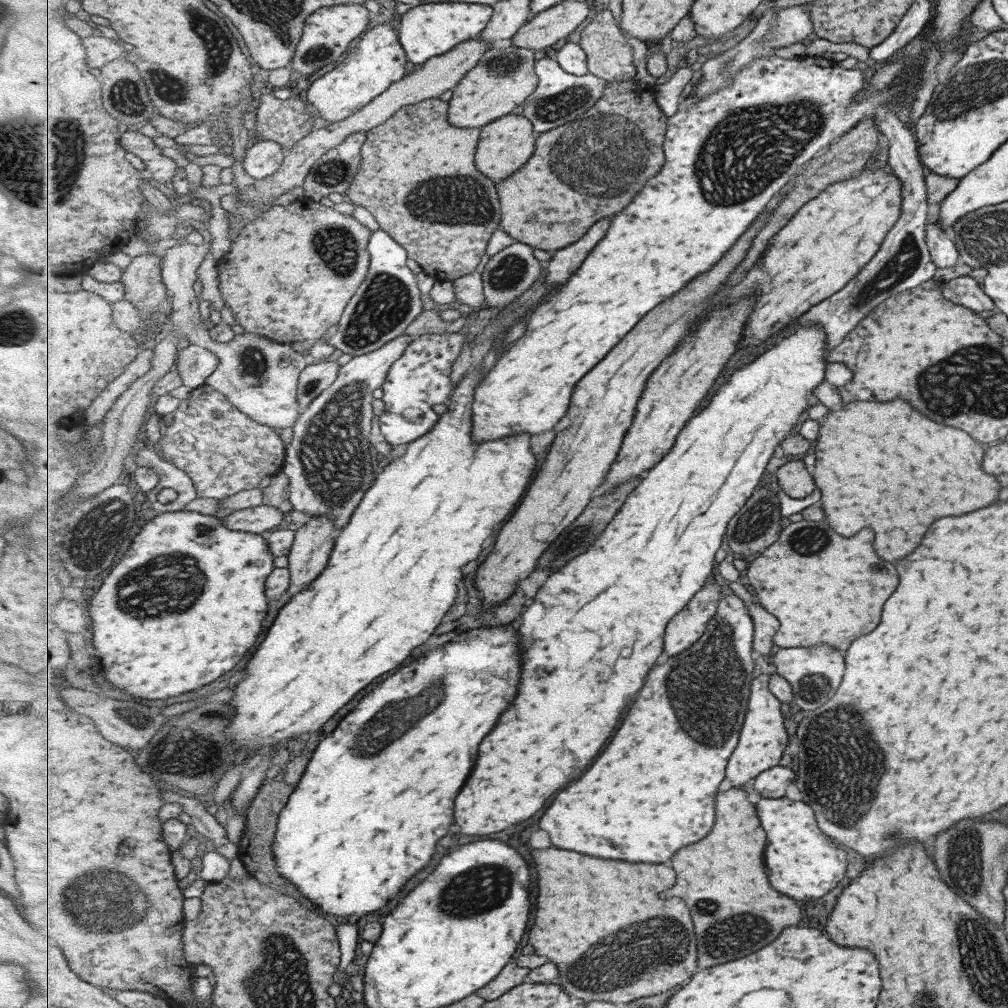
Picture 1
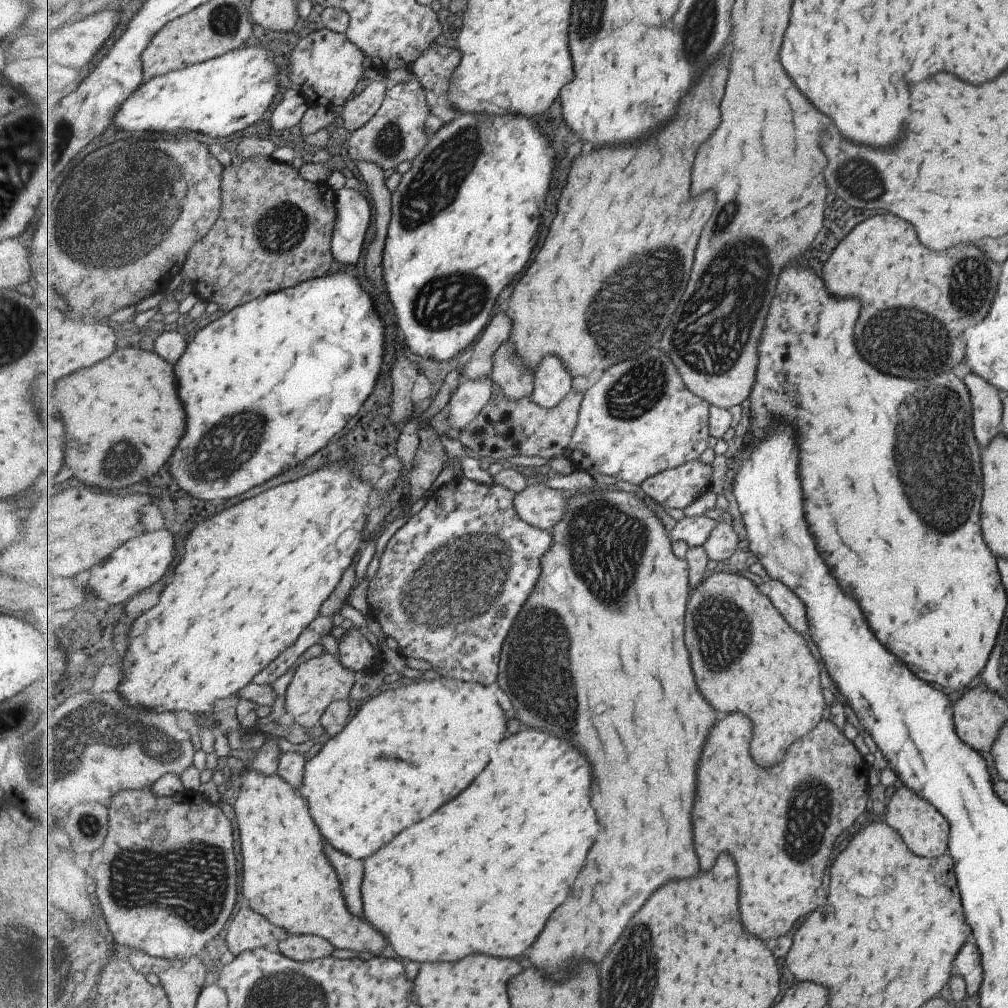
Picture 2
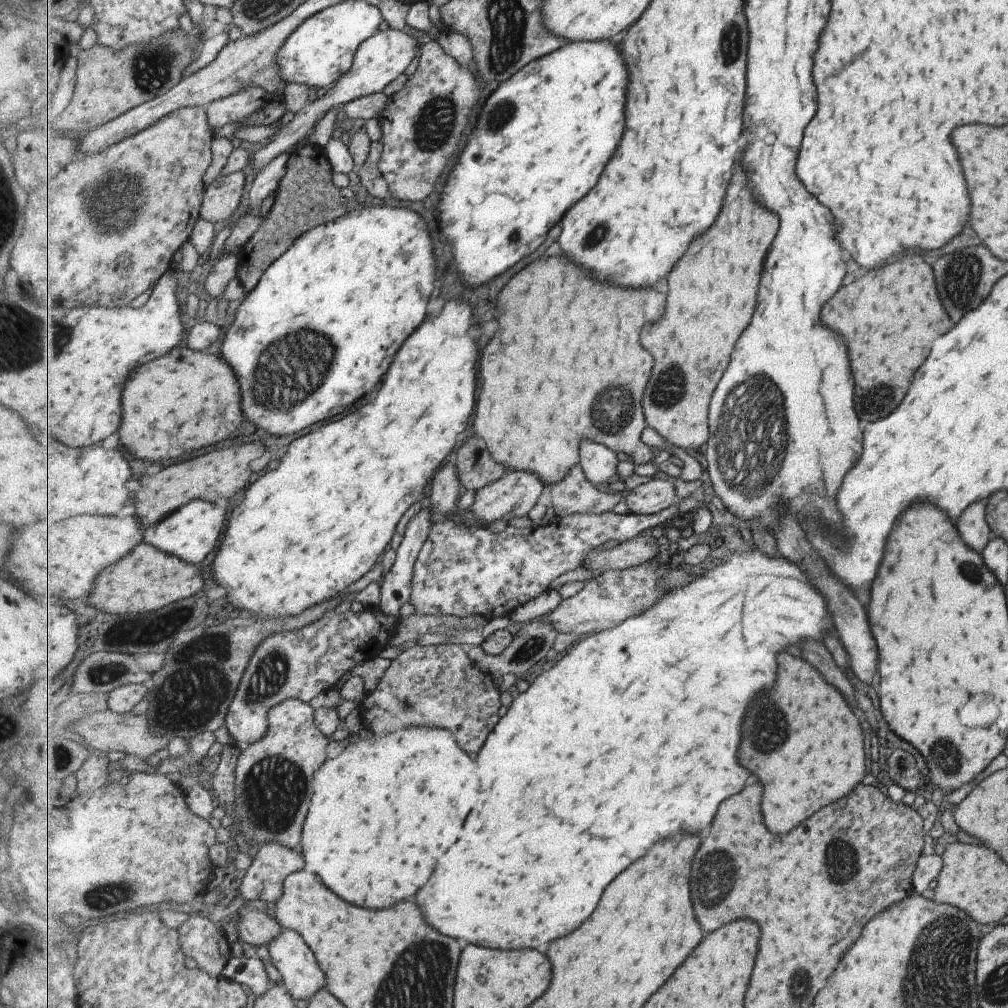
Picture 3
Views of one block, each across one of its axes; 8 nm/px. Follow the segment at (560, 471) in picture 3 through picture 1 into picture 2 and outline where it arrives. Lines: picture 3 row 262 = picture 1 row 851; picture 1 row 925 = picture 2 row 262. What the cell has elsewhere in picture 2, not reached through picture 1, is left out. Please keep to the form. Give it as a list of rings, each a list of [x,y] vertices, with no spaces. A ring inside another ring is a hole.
[[[729,60],[703,78],[693,96],[689,96],[689,104],[685,104],[685,116],[665,136],[657,136],[653,144],[621,152],[593,152],[577,160],[549,238],[525,272],[523,284],[519,282],[513,290],[509,306],[509,318],[513,320],[511,340],[523,360],[523,368],[535,375],[545,356],[557,356],[572,376],[585,376],[592,383],[613,364],[641,356],[647,348],[659,344],[671,324],[669,318],[681,306],[699,236],[715,210],[711,192],[691,202],[691,174],[699,148],[721,124],[719,106],[725,94],[727,66]]]

